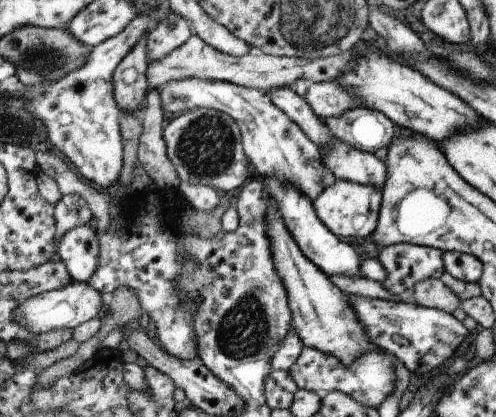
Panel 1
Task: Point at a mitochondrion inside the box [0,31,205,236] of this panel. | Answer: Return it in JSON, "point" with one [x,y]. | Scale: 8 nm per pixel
{"point":[43,59]}

